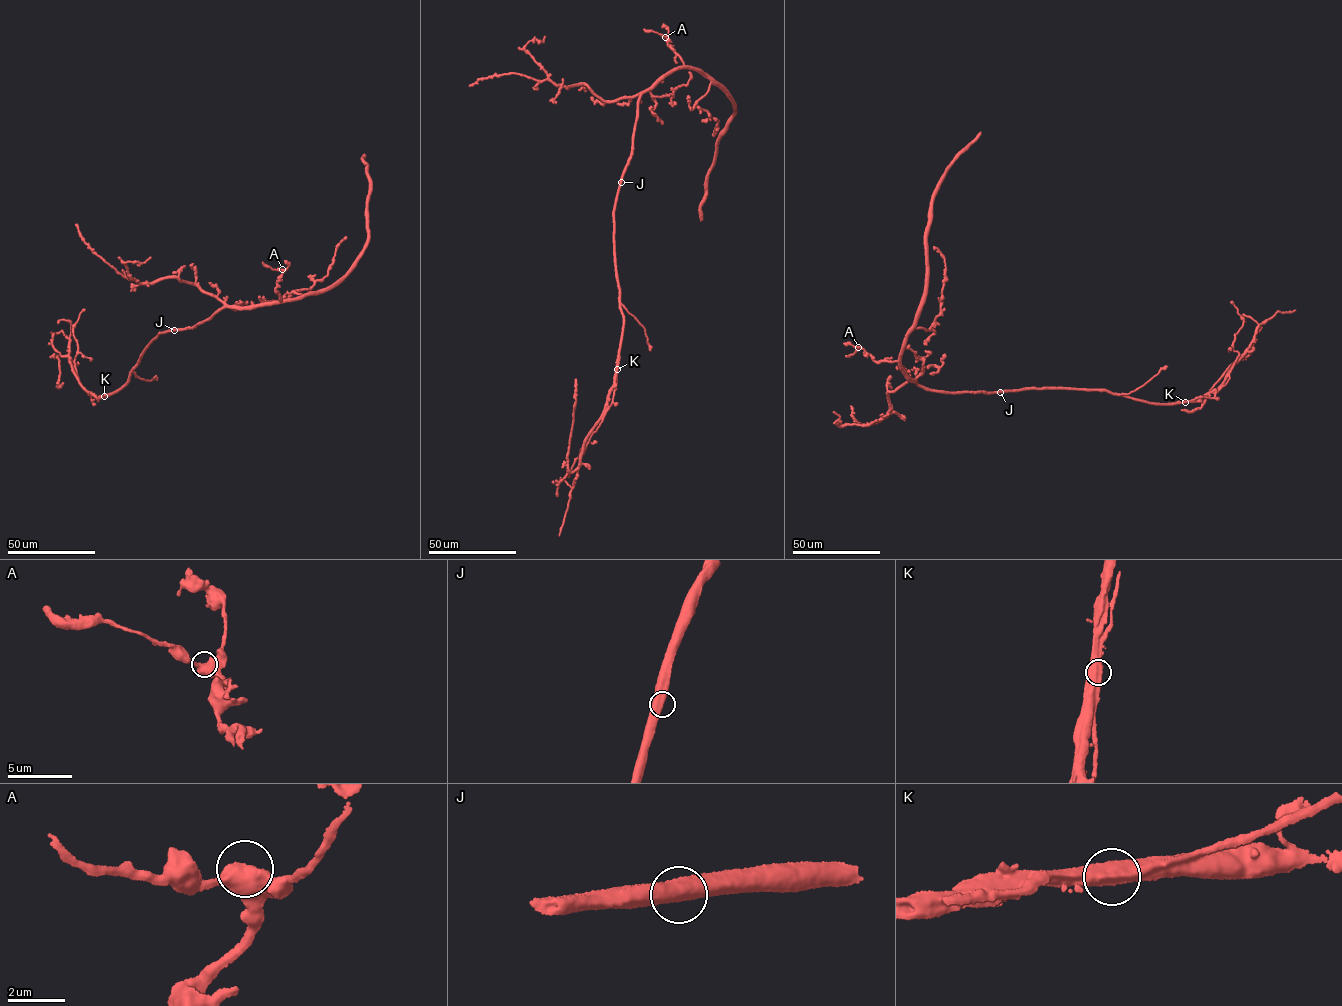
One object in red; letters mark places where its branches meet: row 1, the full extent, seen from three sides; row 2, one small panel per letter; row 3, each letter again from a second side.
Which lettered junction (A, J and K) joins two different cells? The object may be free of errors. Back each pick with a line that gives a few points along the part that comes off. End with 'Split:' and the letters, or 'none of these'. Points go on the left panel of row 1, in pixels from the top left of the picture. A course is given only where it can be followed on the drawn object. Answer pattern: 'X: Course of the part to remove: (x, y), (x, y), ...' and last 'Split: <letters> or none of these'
K: Course of the part to remove: (104, 396), (91, 400), (79, 383), (75, 367), (78, 347), (73, 328), (84, 309)
Split: K

